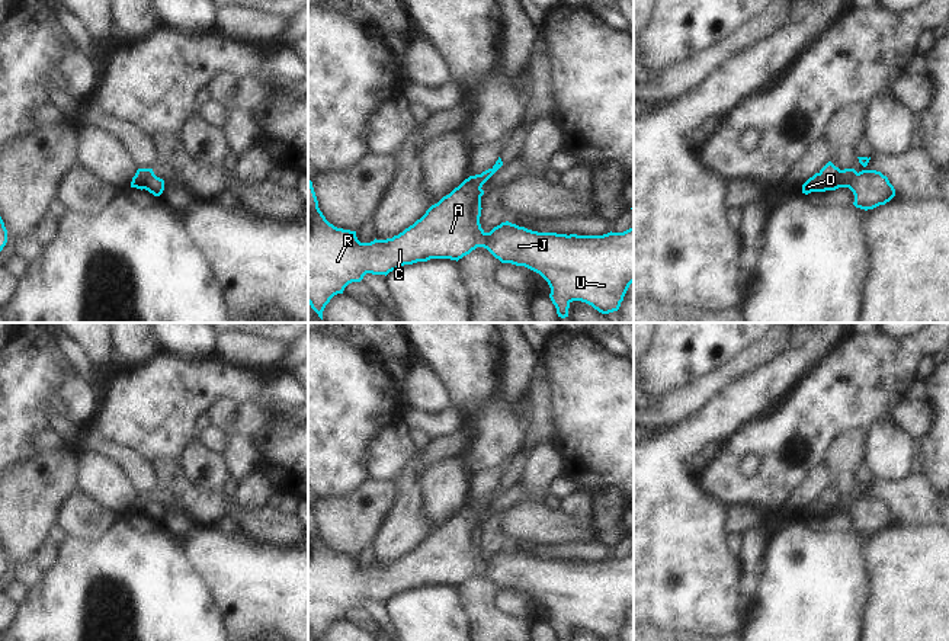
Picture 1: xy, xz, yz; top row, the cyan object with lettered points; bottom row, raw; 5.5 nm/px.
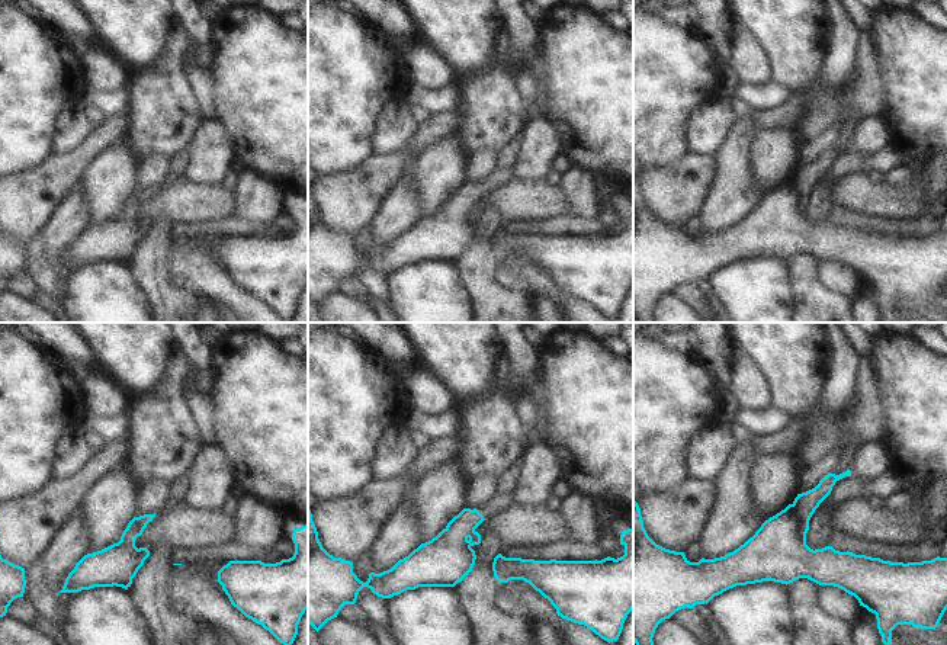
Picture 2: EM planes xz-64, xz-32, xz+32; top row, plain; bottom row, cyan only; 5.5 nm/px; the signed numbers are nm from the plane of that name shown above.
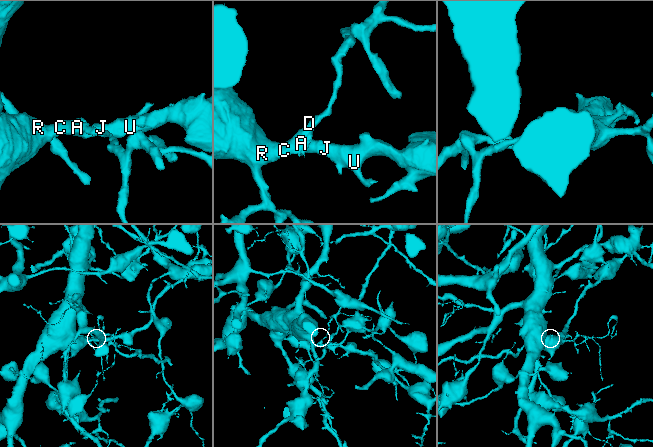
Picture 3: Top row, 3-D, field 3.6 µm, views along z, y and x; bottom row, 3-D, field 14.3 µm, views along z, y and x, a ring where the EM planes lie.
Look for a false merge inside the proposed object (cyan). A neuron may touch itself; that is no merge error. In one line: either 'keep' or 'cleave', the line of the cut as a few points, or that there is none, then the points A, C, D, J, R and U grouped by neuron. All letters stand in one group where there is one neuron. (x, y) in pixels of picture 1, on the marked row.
cleave; cut in xz along (480, 198), (470, 211), (475, 220); A C J R U / D

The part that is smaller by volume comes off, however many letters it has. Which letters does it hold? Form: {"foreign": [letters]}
{"foreign": ["D"]}

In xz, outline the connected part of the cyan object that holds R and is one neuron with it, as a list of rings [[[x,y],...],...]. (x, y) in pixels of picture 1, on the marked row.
[[[468,177],[398,235],[360,243],[356,231],[337,228],[326,219],[318,208],[312,182],[308,180],[308,304],[323,320],[330,299],[343,294],[349,283],[360,282],[366,273],[387,276],[404,265],[430,259],[458,262],[477,247],[484,247],[501,263],[525,266],[539,273],[551,288],[549,298],[561,318],[568,317],[573,301],[586,302],[602,314],[619,310],[634,282],[634,227],[603,235],[567,235],[538,233],[506,221],[485,233],[480,219],[469,214],[474,202],[482,195],[484,190],[477,190]]]

